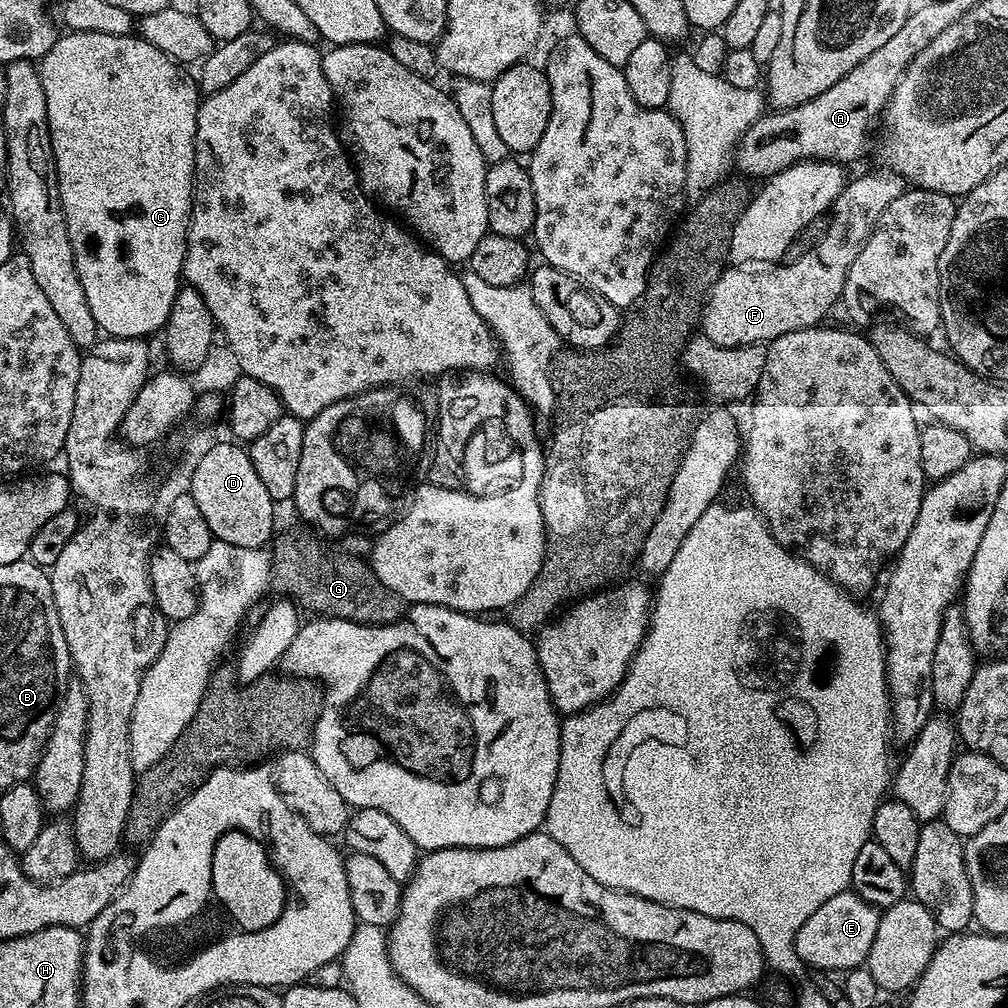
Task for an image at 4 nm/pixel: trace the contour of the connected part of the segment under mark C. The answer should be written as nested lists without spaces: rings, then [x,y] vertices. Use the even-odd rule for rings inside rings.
[[[68,32],[61,35],[50,46],[50,50],[38,61],[40,77],[42,78],[42,90],[46,94],[46,114],[48,115],[48,129],[52,139],[52,149],[56,159],[56,173],[58,174],[58,190],[62,198],[62,210],[66,218],[66,230],[70,234],[70,246],[74,250],[74,262],[78,270],[78,278],[82,282],[82,290],[86,290],[86,302],[90,302],[90,314],[94,314],[94,322],[101,333],[118,338],[141,338],[151,337],[151,332],[159,333],[164,327],[170,314],[170,306],[174,306],[176,291],[182,287],[182,273],[184,271],[184,252],[188,248],[188,222],[192,215],[192,193],[194,191],[194,177],[196,174],[196,115],[200,109],[202,93],[195,83],[192,84],[184,77],[185,69],[176,61],[170,59],[162,50],[150,46],[150,42],[140,39],[139,35],[115,36],[114,34],[94,34],[93,32]]]

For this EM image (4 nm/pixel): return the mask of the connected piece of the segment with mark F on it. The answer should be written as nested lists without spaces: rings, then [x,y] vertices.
[[[879,171],[868,172],[857,180],[849,179],[845,183],[844,191],[840,193],[830,209],[832,221],[829,222],[828,229],[821,234],[820,241],[809,252],[802,253],[797,260],[789,259],[787,262],[765,267],[768,268],[765,272],[748,272],[752,270],[744,266],[732,266],[721,272],[720,277],[712,283],[706,297],[702,334],[718,346],[742,347],[744,344],[771,342],[782,334],[794,330],[817,327],[823,321],[820,319],[835,304],[837,307],[838,301],[843,297],[846,274],[850,274],[850,266],[854,266],[854,258],[862,254],[862,246],[866,246],[872,229],[882,218],[886,206],[890,206],[890,202],[894,202],[894,198],[898,198],[906,190],[906,182],[897,172]]]

